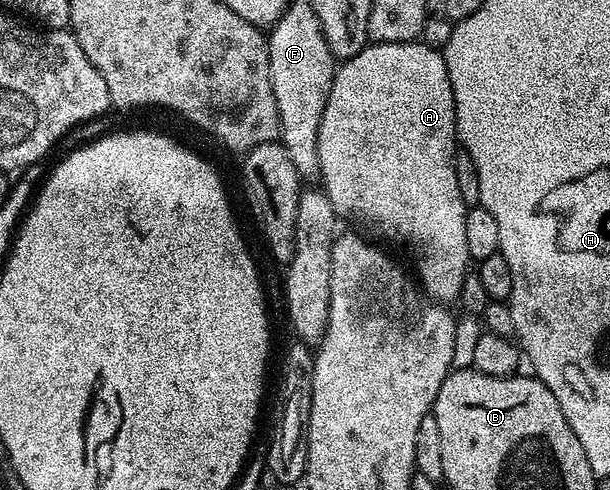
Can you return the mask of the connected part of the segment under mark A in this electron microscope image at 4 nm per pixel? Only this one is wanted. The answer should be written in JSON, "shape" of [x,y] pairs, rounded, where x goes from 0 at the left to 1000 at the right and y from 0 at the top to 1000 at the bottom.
{"shape":[[[689,84],[674,88],[607,86],[593,104],[582,108],[582,116],[564,122],[548,143],[543,190],[536,198],[536,222],[530,222],[530,247],[523,247],[525,380],[561,449],[562,445],[574,447],[575,453],[600,463],[607,471],[603,478],[613,490],[633,488],[638,496],[652,496],[654,502],[666,504],[677,518],[679,533],[684,535],[680,561],[687,571],[689,592],[695,594],[705,610],[725,622],[743,622],[751,616],[754,586],[764,561],[772,553],[759,453],[766,418],[759,402],[752,402],[752,376],[746,371],[746,337],[743,335],[743,318],[751,314],[751,308],[749,208],[739,182],[739,157],[733,149],[730,114],[718,98],[702,96],[698,88]]]}

